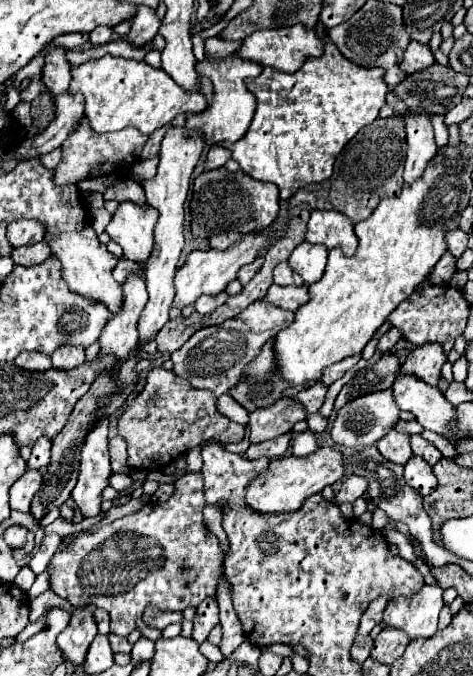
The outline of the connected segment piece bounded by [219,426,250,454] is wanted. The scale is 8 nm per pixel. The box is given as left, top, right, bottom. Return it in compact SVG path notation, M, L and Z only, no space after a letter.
M249 426L245 427L245 431L246 431L245 436L241 442L227 444L227 445L223 445L223 444L219 443L219 445L221 445L225 449L227 449L228 451L233 452L233 453L240 454L241 452L245 452L250 445L250 443L249 443L250 427Z

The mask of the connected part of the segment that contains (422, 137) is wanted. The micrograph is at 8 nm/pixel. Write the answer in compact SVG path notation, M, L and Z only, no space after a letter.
M407 111L401 119L405 123L405 137L407 137L407 161L403 179L407 183L413 183L423 175L423 169L431 161L431 157L435 157L437 145L433 141L431 115Z

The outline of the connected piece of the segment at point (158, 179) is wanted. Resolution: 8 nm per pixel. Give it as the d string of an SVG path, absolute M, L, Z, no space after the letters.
M173 127L167 131L163 143L161 143L161 161L157 167L157 175L151 181L143 181L143 189L147 195L147 203L159 211L159 221L155 225L155 245L151 259L145 265L145 281L147 281L147 293L149 293L149 303L145 305L145 311L139 319L139 341L145 345L151 341L159 329L169 321L169 309L175 297L175 287L173 287L173 275L177 271L179 255L185 247L185 235L183 235L183 221L185 221L185 209L183 203L187 199L189 183L191 183L191 173L201 157L203 149L203 139L187 129Z

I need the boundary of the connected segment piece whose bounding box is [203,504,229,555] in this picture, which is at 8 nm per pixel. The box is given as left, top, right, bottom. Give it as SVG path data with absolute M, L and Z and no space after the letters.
M206 504L203 509L203 517L208 529L219 539L219 547L223 549L223 555L227 555L229 541L227 541L227 535L222 527L221 510L214 505Z

